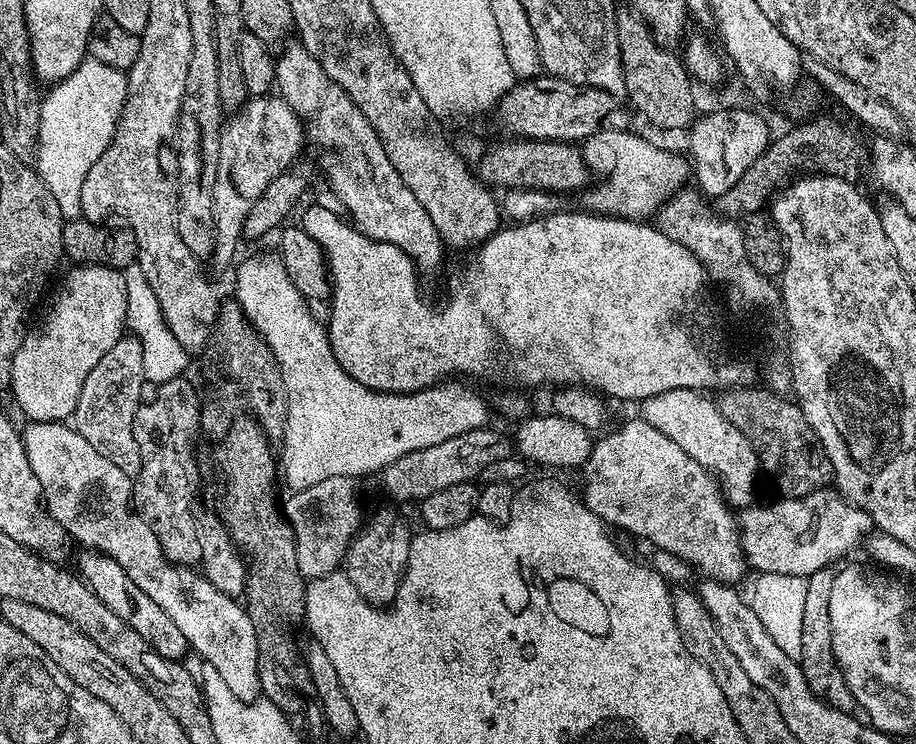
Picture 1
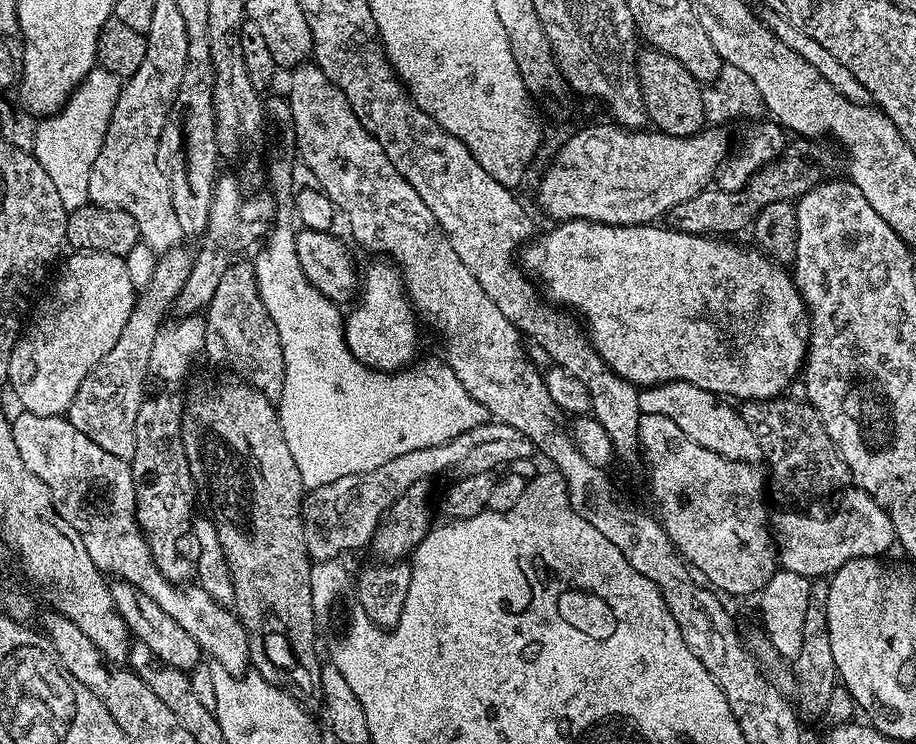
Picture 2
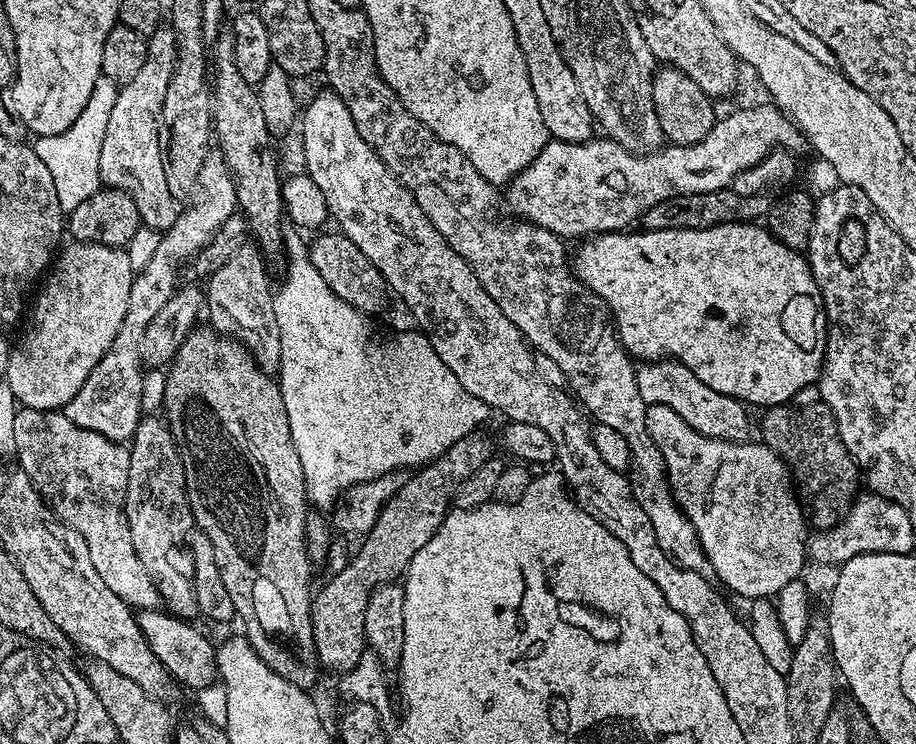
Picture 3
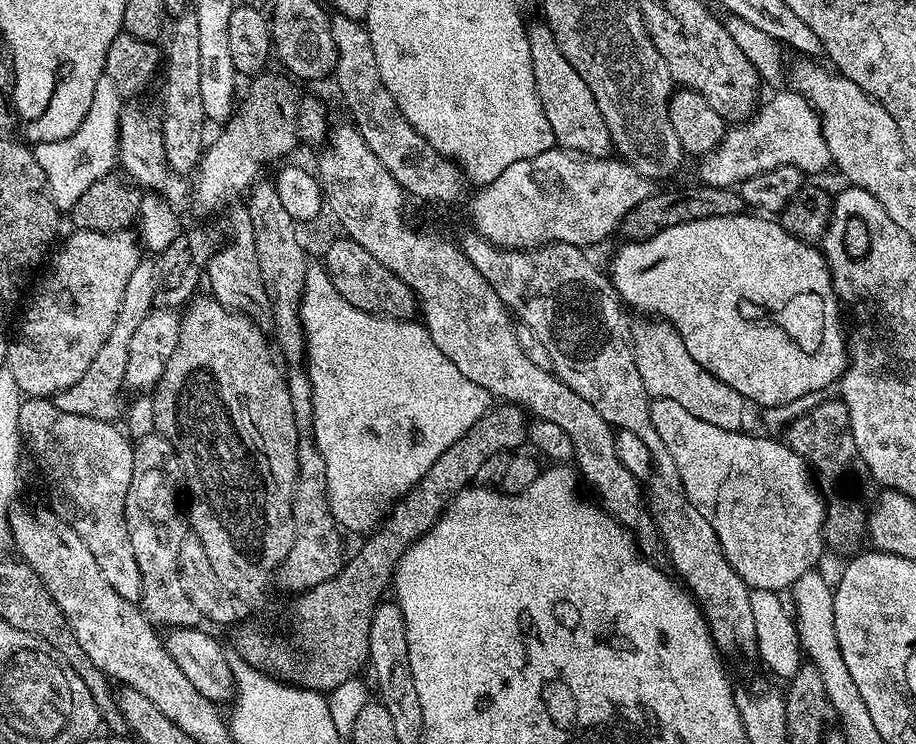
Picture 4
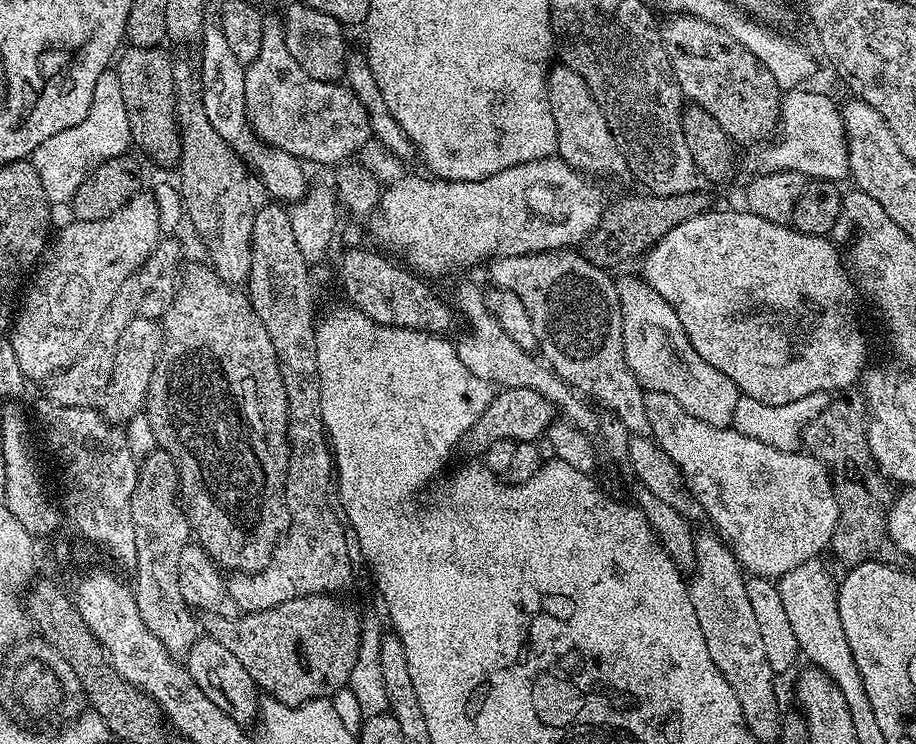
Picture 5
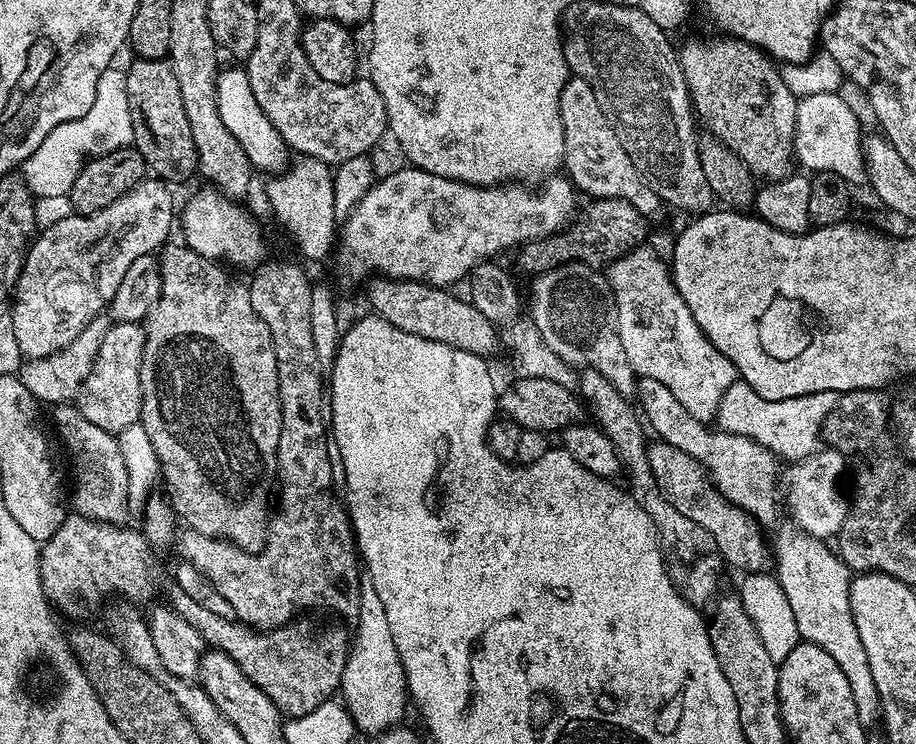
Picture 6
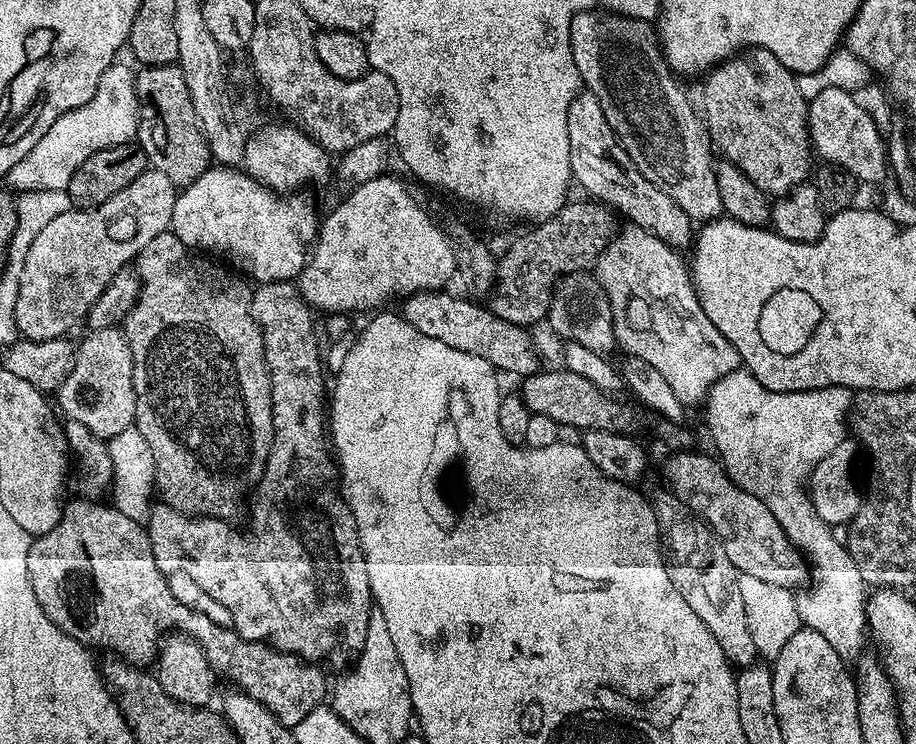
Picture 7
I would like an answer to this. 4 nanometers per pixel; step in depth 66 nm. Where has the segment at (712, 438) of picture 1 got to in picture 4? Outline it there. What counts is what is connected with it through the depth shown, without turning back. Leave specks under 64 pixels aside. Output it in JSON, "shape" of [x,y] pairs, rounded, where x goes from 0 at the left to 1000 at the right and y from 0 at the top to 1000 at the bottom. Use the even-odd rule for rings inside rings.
{"shape":[[[703,427],[699,437],[690,441],[690,474],[697,492],[697,503],[701,503],[701,519],[705,519],[709,534],[731,535],[731,540],[740,540],[748,551],[753,551],[758,562],[766,567],[775,567],[775,573],[807,577],[812,565],[814,539],[793,513],[779,508],[758,481],[753,481],[753,470],[745,460],[736,438],[728,430]]]}

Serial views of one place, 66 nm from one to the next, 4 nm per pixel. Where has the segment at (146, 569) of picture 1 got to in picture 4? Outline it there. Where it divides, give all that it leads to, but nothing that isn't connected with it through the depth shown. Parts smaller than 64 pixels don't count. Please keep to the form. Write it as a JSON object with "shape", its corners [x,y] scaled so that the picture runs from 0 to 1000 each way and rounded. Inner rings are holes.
{"shape":[[[33,532],[23,536],[20,551],[20,573],[25,601],[35,612],[37,622],[44,628],[48,645],[52,649],[52,667],[57,671],[56,687],[71,699],[94,728],[98,745],[103,745],[103,755],[107,755],[107,766],[120,788],[133,804],[145,809],[152,808],[155,793],[155,777],[151,766],[151,755],[146,755],[146,734],[142,734],[142,718],[138,702],[138,659],[142,659],[142,637],[146,637],[145,593],[134,579],[127,577],[121,565],[94,562],[90,556],[72,556],[72,551],[63,551],[63,546],[47,532]]]}

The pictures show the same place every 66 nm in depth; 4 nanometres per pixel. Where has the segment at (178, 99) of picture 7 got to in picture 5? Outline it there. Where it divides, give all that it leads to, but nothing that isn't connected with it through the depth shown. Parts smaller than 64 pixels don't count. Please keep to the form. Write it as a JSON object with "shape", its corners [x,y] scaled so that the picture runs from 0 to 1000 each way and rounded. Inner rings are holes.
{"shape":[[[136,63],[130,71],[124,86],[124,95],[129,105],[129,116],[133,116],[133,137],[138,137],[138,159],[142,164],[144,194],[157,199],[157,204],[175,226],[191,227],[197,219],[198,190],[197,173],[193,165],[194,155],[194,120],[190,110],[189,77],[179,71],[178,63],[174,65],[145,65]]]}

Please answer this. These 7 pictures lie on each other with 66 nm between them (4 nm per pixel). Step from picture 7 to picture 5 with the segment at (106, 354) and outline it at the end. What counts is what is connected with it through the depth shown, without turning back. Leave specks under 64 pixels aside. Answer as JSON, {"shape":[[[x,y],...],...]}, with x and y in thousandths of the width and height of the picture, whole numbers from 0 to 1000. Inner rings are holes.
{"shape":[[[152,422],[145,423],[144,431],[138,438],[133,454],[129,454],[129,470],[122,507],[118,509],[118,520],[111,528],[111,558],[119,570],[128,573],[139,571],[141,565],[154,558],[158,552],[162,540],[162,526],[164,524],[164,508],[168,508],[168,492],[175,480],[175,472],[179,468],[179,444],[171,431],[162,430]]]}

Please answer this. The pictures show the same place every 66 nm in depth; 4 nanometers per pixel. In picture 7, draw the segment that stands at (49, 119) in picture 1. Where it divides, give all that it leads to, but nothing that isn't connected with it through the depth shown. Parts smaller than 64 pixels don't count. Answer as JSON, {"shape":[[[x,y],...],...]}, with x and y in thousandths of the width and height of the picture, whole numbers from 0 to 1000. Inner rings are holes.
{"shape":[[[124,83],[115,94],[107,110],[107,121],[103,121],[103,132],[98,132],[94,142],[85,142],[85,148],[68,153],[68,159],[63,159],[63,164],[59,164],[59,169],[46,180],[37,202],[33,202],[33,207],[28,207],[28,212],[24,212],[24,218],[19,218],[15,228],[11,228],[7,247],[14,259],[72,255],[76,250],[76,239],[81,239],[81,228],[85,228],[85,223],[90,223],[98,207],[148,188],[155,141],[148,130],[145,93],[131,85]]]}

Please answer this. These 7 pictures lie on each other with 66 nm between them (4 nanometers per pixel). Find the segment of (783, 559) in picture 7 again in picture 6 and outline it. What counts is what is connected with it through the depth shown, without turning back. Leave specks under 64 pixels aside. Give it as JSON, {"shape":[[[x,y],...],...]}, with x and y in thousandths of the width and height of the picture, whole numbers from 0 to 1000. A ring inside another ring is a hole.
{"shape":[[[712,594],[707,598],[707,620],[718,659],[749,696],[762,702],[766,712],[773,715],[779,735],[787,749],[803,763],[813,763],[813,770],[833,769],[841,758],[841,731],[834,727],[830,716],[831,706],[817,690],[801,681],[773,644],[769,628],[753,610],[745,610],[736,599],[724,594]]]}

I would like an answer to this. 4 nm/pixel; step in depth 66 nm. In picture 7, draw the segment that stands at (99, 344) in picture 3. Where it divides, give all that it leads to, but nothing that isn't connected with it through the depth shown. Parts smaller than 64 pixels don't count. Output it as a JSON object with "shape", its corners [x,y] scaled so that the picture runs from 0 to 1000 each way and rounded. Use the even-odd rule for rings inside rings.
{"shape":[[[163,223],[142,250],[133,250],[124,266],[116,266],[111,277],[63,288],[63,293],[41,309],[22,370],[19,448],[27,457],[73,453],[74,445],[95,426],[98,411],[107,406],[124,368],[141,359],[172,315],[184,310],[193,257],[181,234]]]}

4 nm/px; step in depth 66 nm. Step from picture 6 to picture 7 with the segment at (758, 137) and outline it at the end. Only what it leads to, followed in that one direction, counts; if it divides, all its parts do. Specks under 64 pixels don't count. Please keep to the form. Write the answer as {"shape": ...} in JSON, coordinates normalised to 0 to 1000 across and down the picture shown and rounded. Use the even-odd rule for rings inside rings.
{"shape":[[[824,66],[820,71],[820,86],[812,78],[800,78],[783,86],[767,103],[769,108],[769,145],[766,160],[773,169],[773,180],[783,200],[786,199],[789,214],[806,223],[828,255],[832,255],[840,265],[850,266],[859,258],[865,258],[873,247],[879,246],[889,231],[889,200],[886,188],[882,184],[882,136],[871,126],[869,102],[841,67]]]}

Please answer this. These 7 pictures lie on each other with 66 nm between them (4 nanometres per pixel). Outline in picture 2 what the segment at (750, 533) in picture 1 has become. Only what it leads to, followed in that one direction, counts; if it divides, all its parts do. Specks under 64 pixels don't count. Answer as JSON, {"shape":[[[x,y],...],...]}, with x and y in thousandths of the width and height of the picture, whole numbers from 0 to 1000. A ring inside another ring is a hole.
{"shape":[[[926,653],[917,669],[917,684],[905,694],[872,694],[869,688],[860,688],[848,702],[849,758],[855,767],[883,777],[904,777],[929,753],[942,747],[964,749],[964,742],[979,730],[974,698],[950,664]]]}

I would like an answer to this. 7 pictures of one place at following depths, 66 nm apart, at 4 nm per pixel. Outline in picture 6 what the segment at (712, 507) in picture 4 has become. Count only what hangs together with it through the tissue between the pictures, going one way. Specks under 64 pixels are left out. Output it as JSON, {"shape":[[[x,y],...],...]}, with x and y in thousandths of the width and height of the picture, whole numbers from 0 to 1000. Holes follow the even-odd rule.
{"shape":[[[698,507],[692,532],[693,536],[699,536],[697,548],[706,574],[711,579],[713,575],[724,595],[745,605],[745,610],[753,610],[753,616],[762,620],[769,628],[778,653],[801,681],[808,683],[830,702],[846,696],[847,671],[852,667],[854,624],[845,609],[836,605],[828,594],[813,586],[803,586],[800,581],[789,578],[773,581],[774,571],[762,562],[757,562],[747,550],[745,540],[740,540],[740,535],[736,535],[736,530],[727,524],[723,513],[714,513],[714,508]],[[892,605],[879,618],[866,622],[856,634],[856,672],[869,698],[868,708],[893,726],[903,727],[904,720],[912,722],[916,716],[919,702],[924,702],[928,687],[927,673],[917,663],[917,638],[921,634],[922,609],[916,605]]]}

